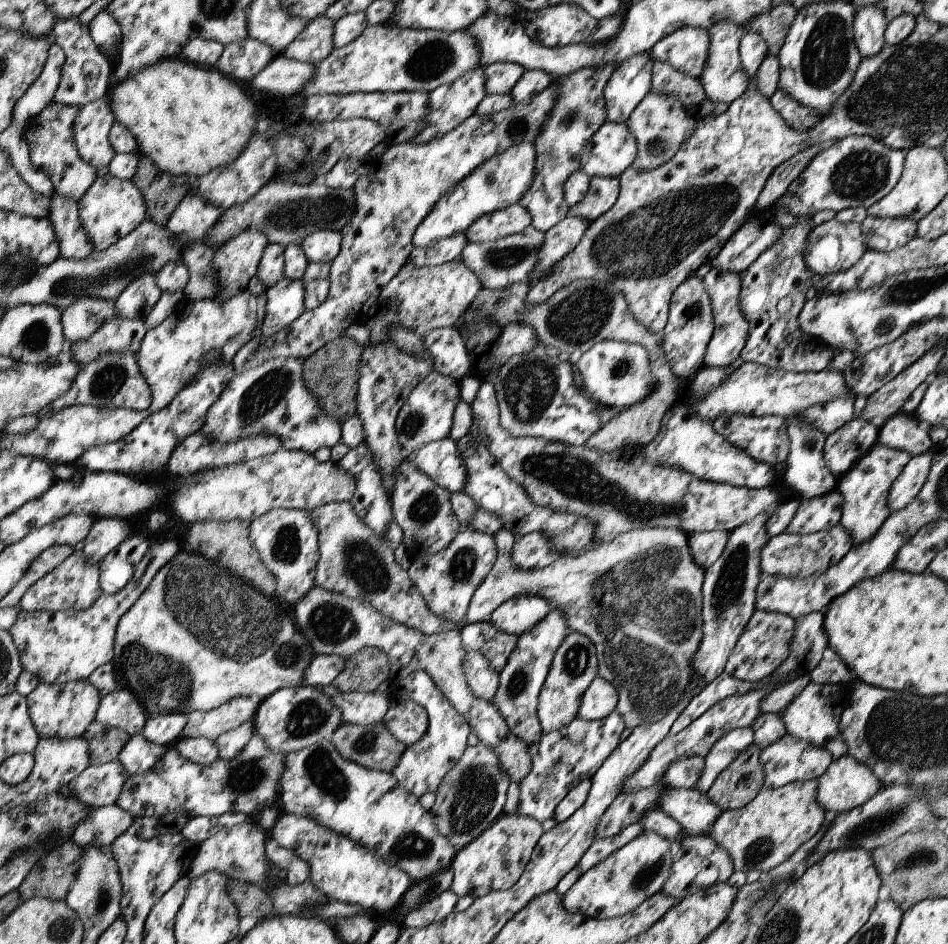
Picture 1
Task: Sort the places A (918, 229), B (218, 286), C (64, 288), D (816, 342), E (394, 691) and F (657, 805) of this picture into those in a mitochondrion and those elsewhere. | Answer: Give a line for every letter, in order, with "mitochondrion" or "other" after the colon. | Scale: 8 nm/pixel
A: other
B: other
C: mitochondrion
D: other
E: other
F: other

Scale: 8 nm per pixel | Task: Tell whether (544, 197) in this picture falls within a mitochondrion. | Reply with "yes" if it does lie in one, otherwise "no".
no

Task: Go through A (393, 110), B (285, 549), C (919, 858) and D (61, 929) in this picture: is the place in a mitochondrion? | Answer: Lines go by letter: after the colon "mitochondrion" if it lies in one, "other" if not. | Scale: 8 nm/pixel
A: other
B: mitochondrion
C: mitochondrion
D: mitochondrion

